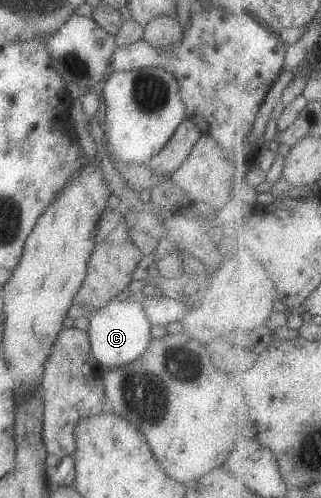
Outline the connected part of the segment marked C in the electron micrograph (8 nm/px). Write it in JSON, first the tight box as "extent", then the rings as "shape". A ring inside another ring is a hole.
{"extent":[88,299,151,369],"shape":[[[111,299],[88,317],[88,340],[91,354],[102,369],[115,369],[141,357],[151,335],[150,323],[140,302]]]}

